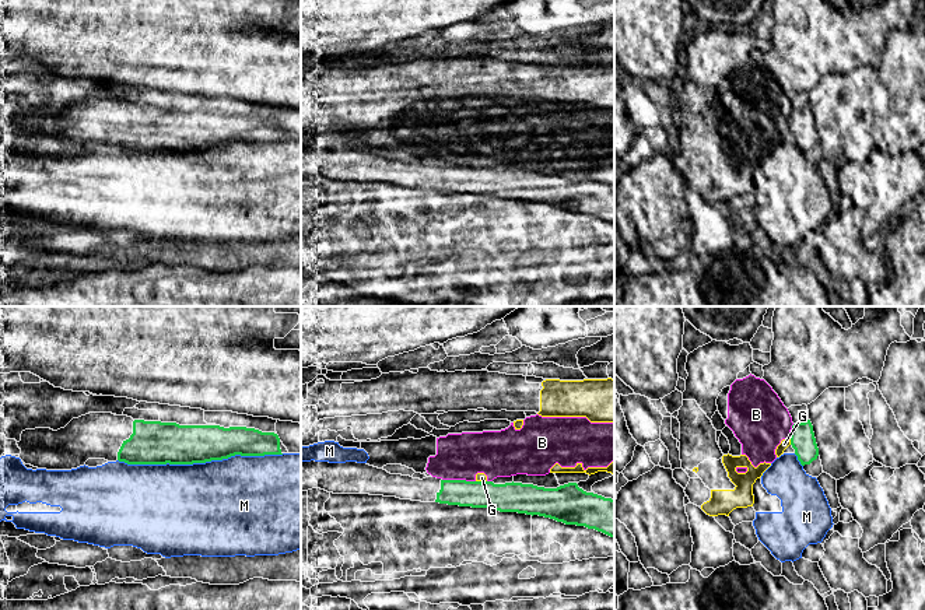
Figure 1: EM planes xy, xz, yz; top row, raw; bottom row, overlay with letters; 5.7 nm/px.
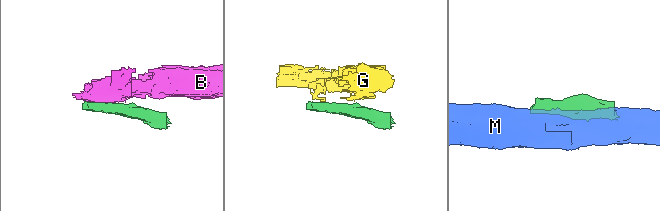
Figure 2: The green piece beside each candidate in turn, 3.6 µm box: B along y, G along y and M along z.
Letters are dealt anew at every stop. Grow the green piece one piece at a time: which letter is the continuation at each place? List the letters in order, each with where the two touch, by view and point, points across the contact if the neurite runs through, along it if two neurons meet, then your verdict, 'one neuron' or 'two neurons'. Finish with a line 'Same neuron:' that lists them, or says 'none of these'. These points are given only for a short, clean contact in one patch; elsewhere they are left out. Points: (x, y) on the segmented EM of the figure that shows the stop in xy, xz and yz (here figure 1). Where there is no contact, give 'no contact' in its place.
B: xz (459, 480) | along xz (442, 479), (475, 481) | two neurons
G: yz (791, 441) | along yz (789, 438), (791, 444) | two neurons
M: xy (200, 462) | two neurons
Same neuron: none of these

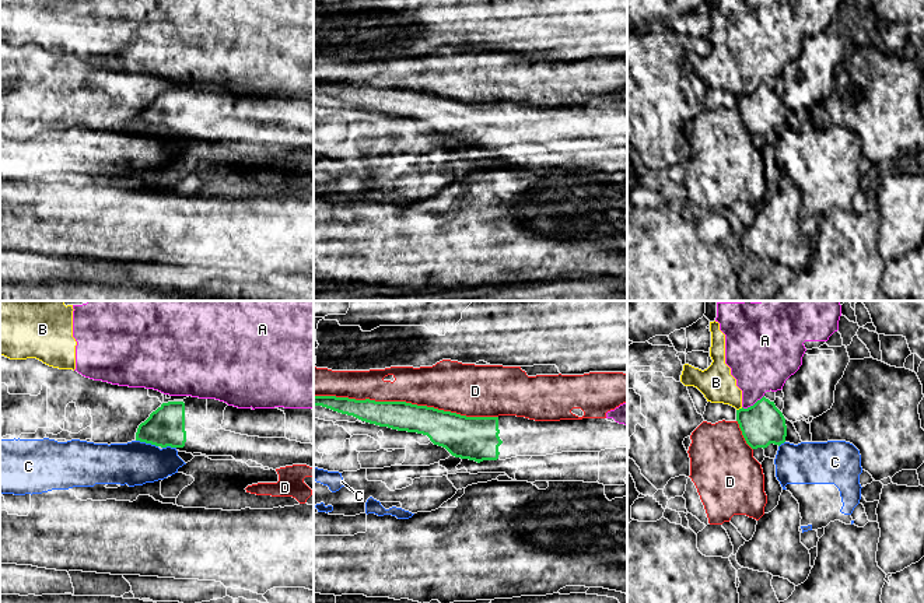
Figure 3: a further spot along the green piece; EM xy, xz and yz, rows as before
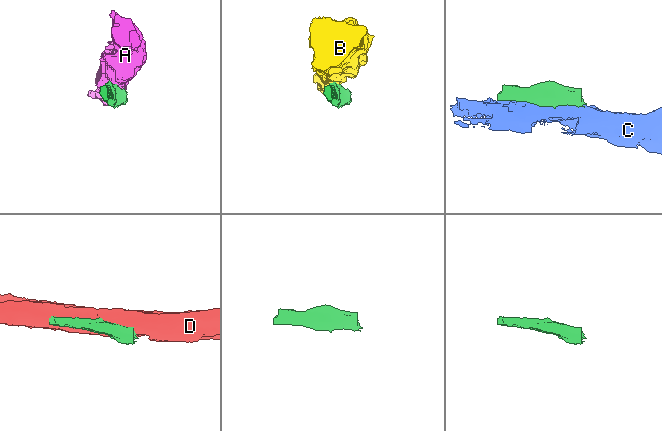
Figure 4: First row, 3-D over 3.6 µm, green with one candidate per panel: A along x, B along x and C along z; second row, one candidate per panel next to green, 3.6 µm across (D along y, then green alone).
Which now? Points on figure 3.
A: yz (753, 405) | along yz (763, 395), (752, 405), (742, 407) | two neurons
B: yz (739, 409) | two neurons
C: xy (147, 442) | along xy (136, 440), (157, 447) | two neurons
D: xz (405, 402) | two neurons
Same neuron: none of these

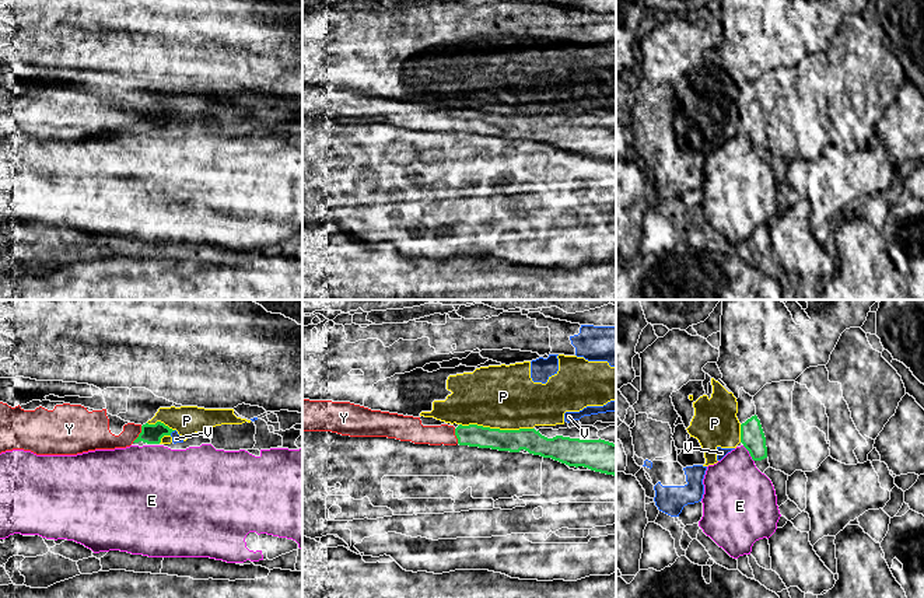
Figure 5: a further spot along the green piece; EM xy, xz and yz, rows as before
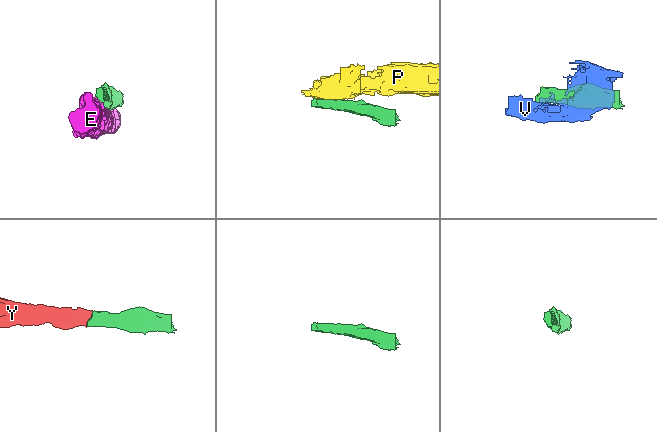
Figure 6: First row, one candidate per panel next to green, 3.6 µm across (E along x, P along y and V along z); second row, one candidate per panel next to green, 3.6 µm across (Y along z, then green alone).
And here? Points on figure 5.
E: yz (749, 453) | two neurons
P: xz (496, 429) | along xz (459, 423), (500, 429), (532, 429) | two neurons
V: xy (172, 430) | along xy (175, 430), (170, 434) | two neurons
Y: xy (139, 434) | across xy (150, 433), (139, 434), (123, 440), (95, 434) | one neuron
Same neuron: Y

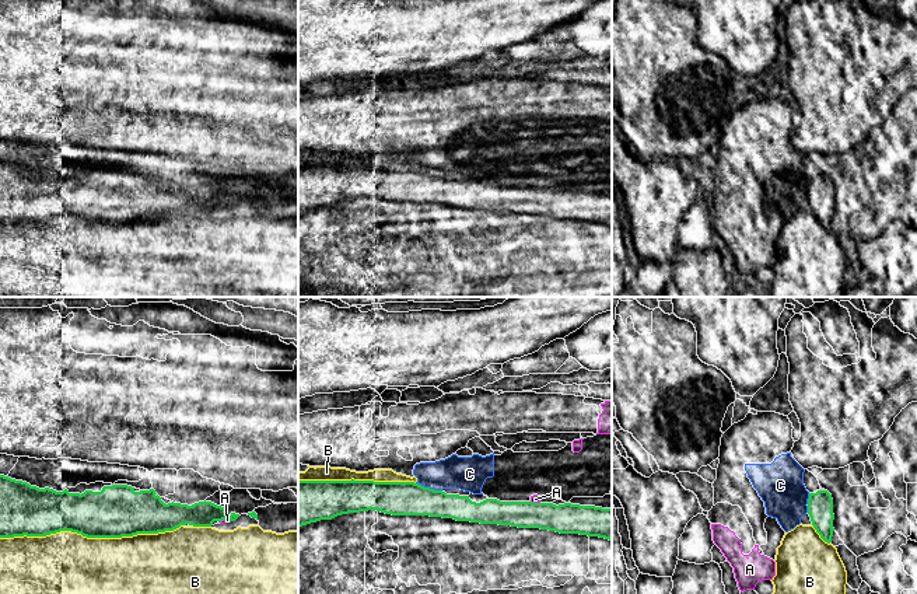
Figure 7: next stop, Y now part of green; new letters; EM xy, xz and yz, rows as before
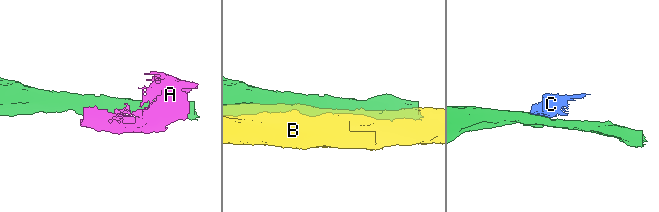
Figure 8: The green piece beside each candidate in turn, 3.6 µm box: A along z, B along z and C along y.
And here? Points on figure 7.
A: xy (224, 519) | along xy (230, 519), (226, 517), (219, 521) | two neurons
B: xy (91, 537) | two neurons
C: xz (429, 488) | along xz (416, 482), (441, 491) | two neurons
Same neuron: none of these

